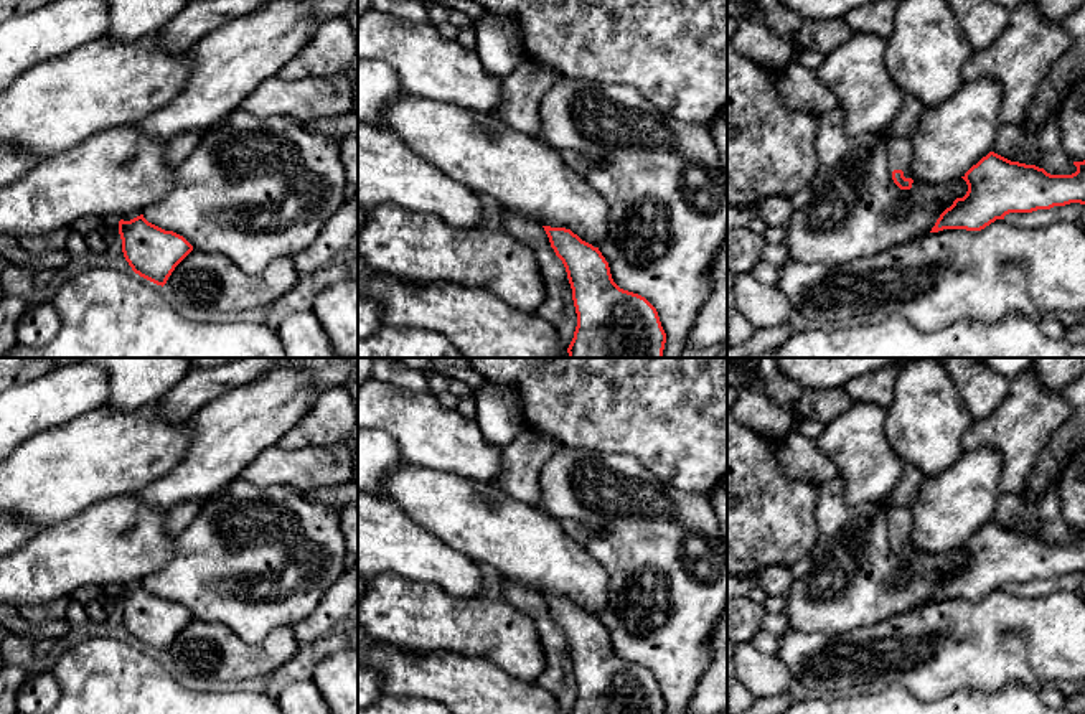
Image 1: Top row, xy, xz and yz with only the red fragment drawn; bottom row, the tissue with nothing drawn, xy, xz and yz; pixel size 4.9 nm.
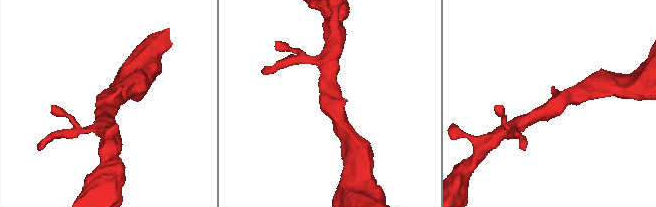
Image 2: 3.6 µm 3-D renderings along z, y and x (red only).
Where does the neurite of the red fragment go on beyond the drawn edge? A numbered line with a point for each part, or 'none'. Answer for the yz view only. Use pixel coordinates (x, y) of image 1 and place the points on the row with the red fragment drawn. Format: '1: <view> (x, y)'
1: yz (899, 149)

